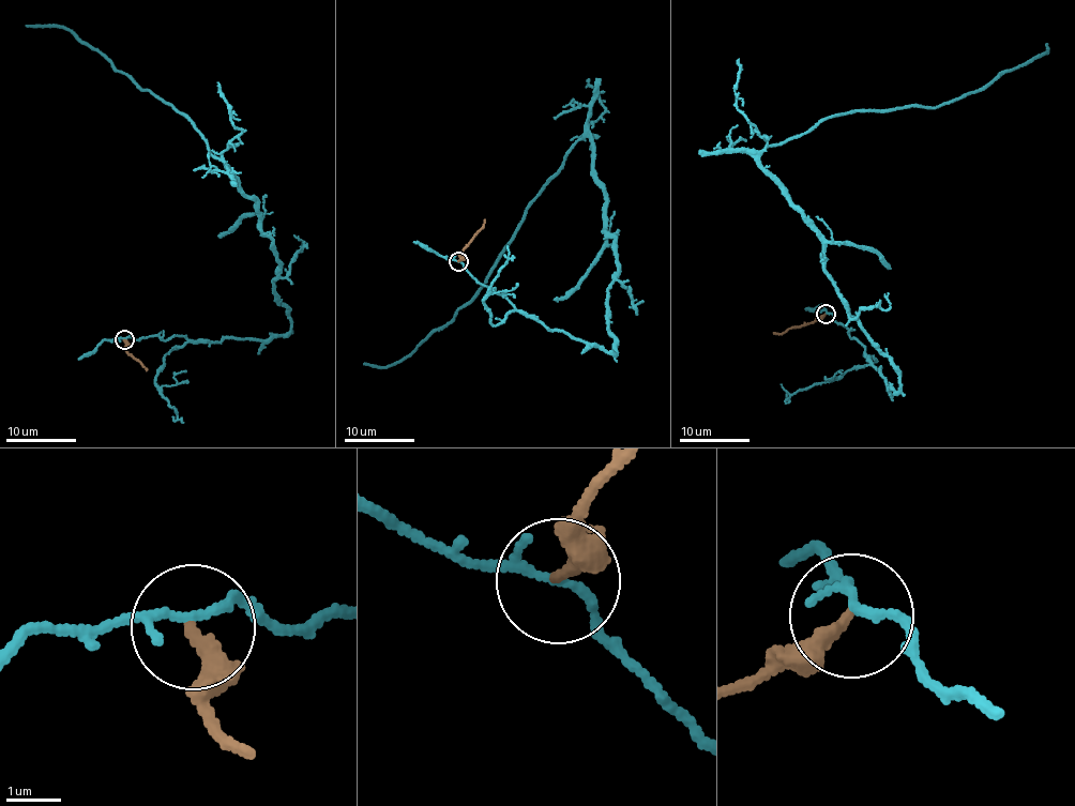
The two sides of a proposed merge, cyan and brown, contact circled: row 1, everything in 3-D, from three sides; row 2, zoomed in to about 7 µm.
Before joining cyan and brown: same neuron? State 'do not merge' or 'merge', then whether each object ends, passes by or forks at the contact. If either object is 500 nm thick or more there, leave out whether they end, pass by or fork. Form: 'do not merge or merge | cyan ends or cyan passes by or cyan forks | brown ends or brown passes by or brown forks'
do not merge | cyan forks | brown ends

